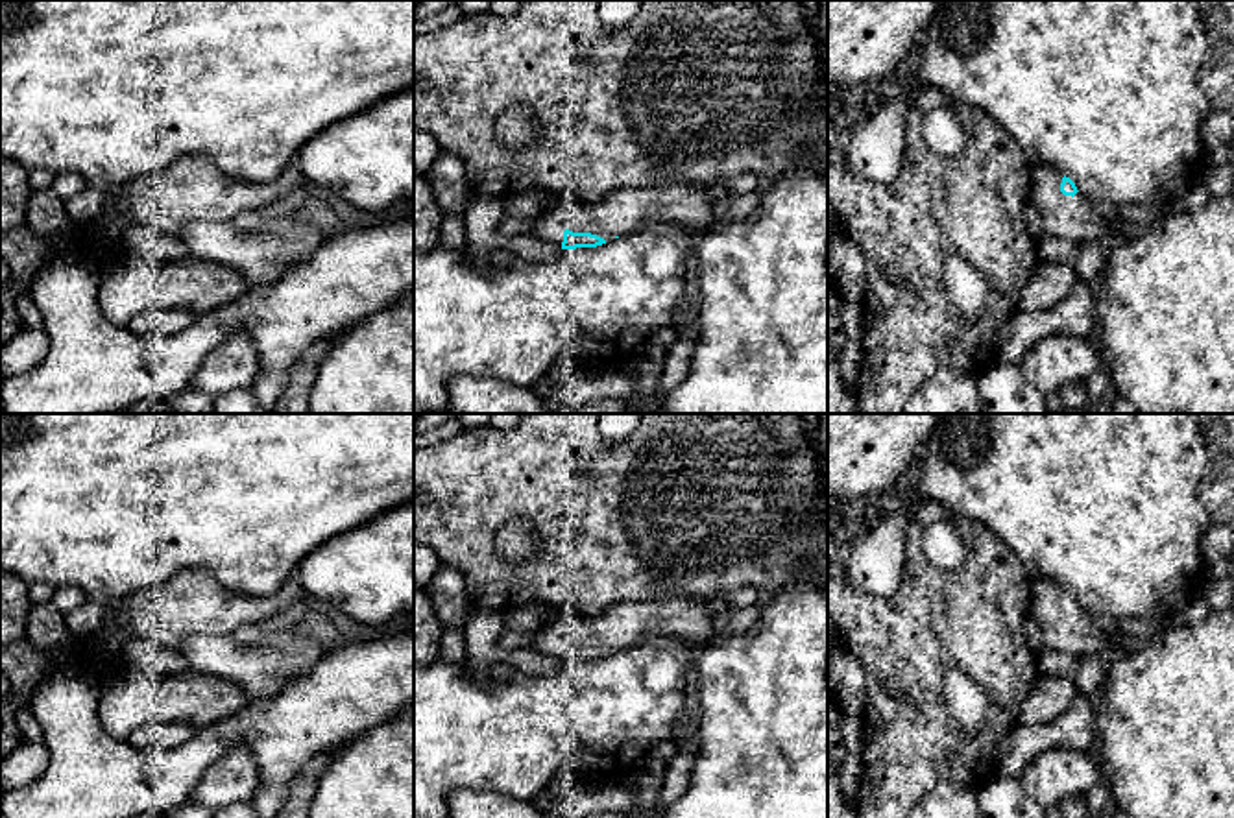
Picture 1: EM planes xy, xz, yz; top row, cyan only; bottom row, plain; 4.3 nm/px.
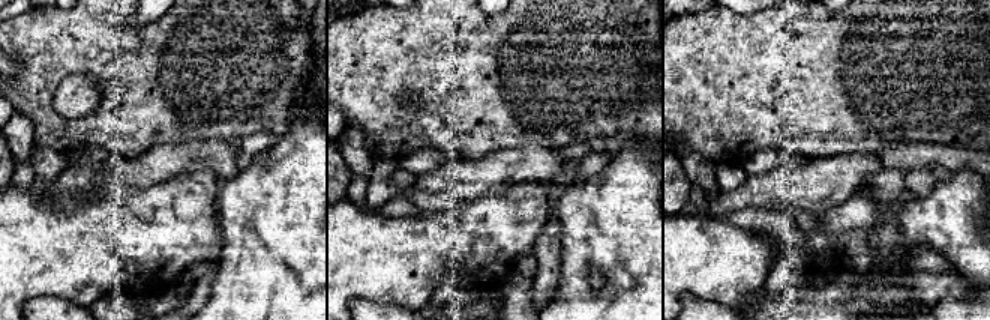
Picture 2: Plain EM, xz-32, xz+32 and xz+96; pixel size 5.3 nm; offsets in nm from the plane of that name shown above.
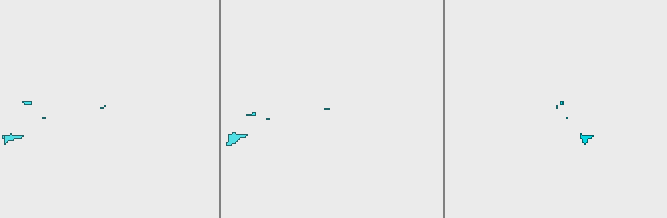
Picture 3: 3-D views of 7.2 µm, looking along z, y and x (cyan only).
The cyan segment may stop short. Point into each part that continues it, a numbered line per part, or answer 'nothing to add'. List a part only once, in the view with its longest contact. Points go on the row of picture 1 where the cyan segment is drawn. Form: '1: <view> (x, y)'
1: xz (625, 211)

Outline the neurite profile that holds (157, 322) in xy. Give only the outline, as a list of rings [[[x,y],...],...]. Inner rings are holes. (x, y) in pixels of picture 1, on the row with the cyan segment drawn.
[[[153,308],[135,316],[129,321],[129,329],[144,336],[164,336],[185,331],[194,314],[183,308]]]

